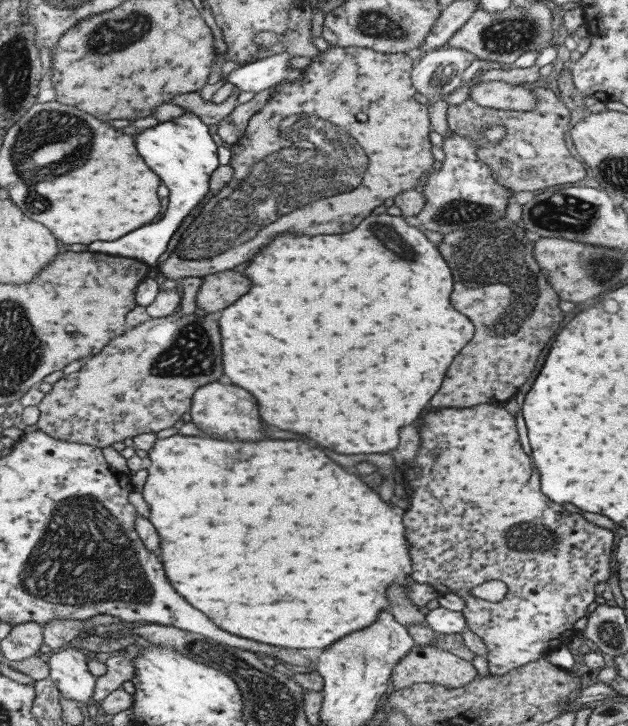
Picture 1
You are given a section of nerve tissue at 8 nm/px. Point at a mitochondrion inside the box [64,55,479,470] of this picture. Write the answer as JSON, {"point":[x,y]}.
{"point":[316,160]}

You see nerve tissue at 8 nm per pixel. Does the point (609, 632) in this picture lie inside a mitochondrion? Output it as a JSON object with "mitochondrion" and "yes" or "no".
{"mitochondrion":"yes"}

